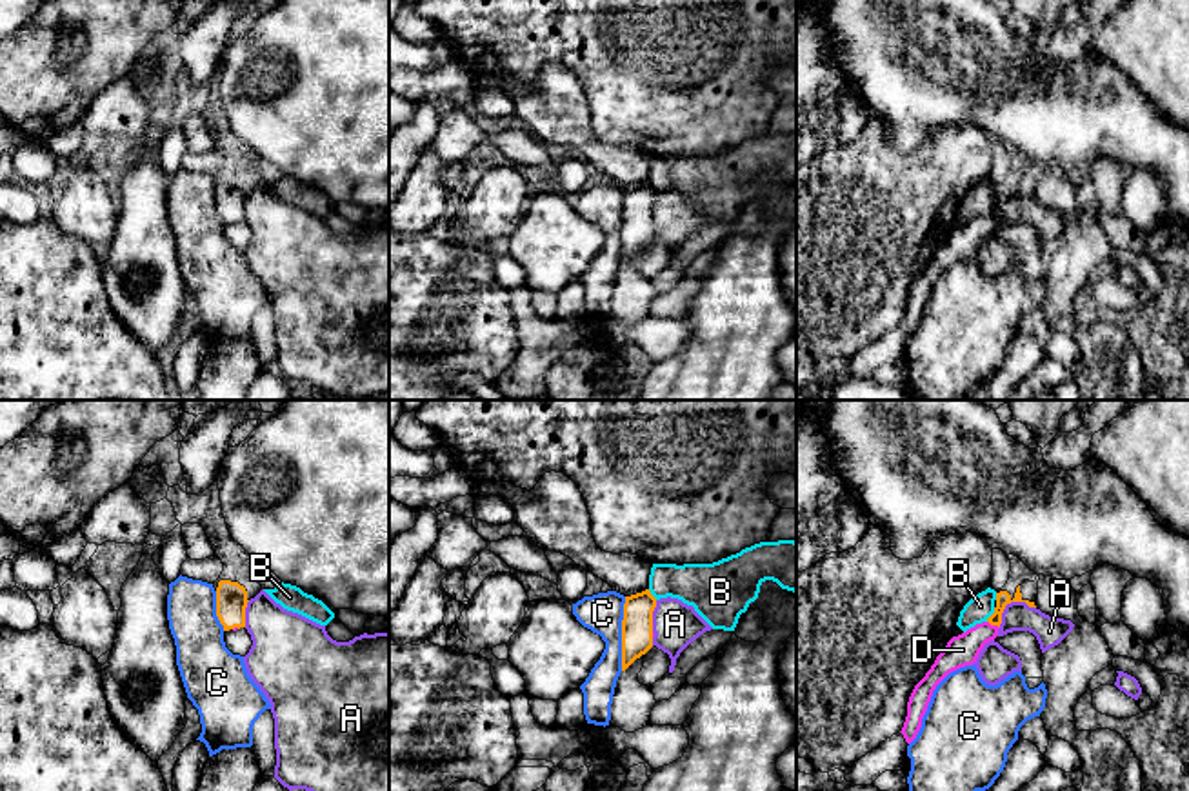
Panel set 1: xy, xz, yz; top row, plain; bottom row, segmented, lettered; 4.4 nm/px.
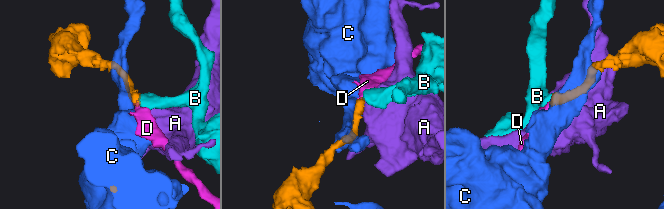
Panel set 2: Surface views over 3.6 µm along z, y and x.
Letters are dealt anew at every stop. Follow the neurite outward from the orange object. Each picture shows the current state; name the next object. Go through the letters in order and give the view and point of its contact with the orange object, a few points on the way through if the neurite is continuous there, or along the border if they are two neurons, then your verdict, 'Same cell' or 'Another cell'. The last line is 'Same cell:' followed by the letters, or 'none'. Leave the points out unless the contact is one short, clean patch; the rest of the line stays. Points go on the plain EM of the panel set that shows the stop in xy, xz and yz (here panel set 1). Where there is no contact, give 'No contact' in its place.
A: Touches orange at yz (1009, 195). Another cell
B: Touches orange at yz (991, 208). Boundary: yz (995, 200), (986, 213). Another cell
C: Touches orange at xz (622, 226). Another cell
D: Touches orange at yz (993, 217). Path across: yz (1002, 191), (993, 217), (962, 242). Same cell
Same cell: D

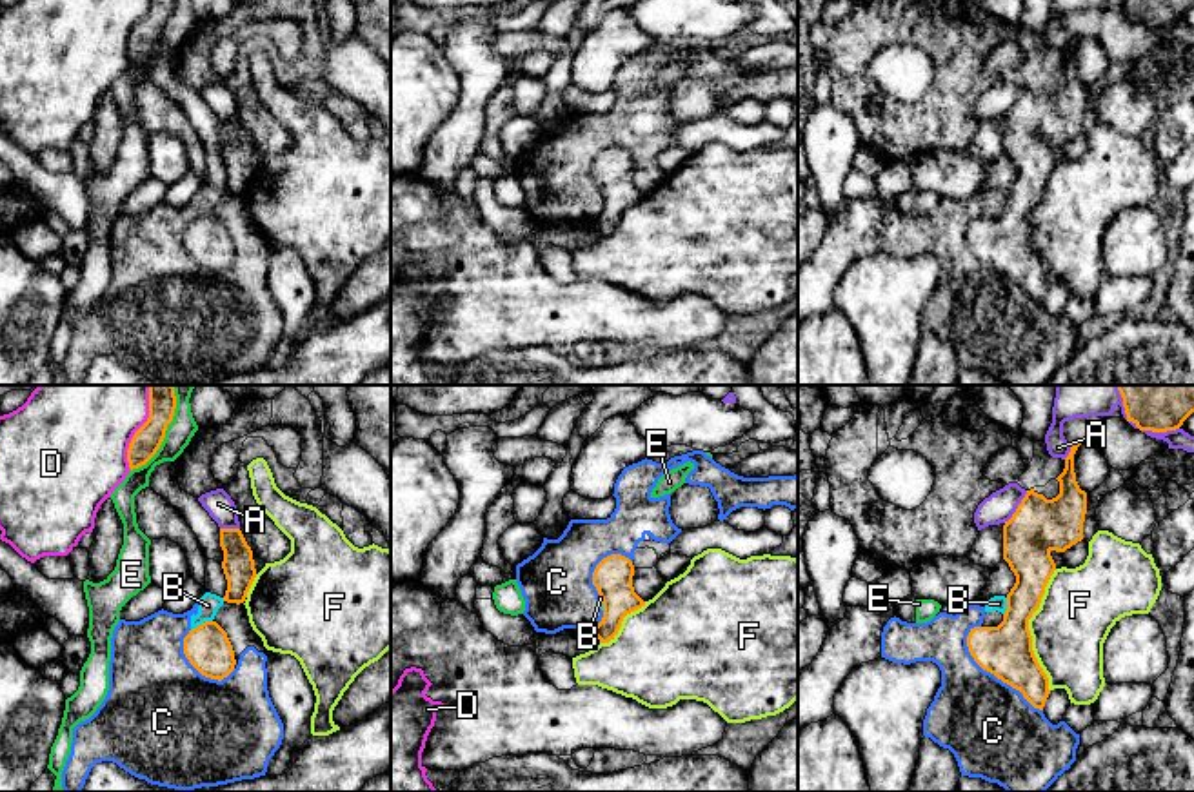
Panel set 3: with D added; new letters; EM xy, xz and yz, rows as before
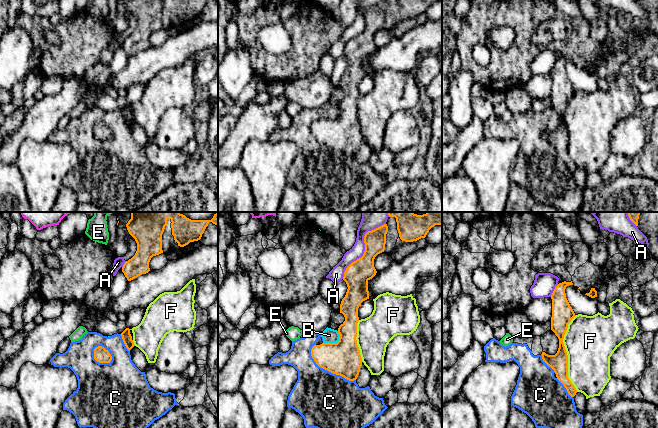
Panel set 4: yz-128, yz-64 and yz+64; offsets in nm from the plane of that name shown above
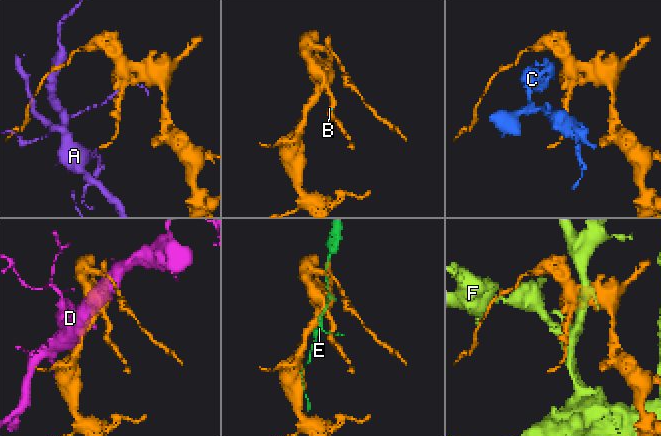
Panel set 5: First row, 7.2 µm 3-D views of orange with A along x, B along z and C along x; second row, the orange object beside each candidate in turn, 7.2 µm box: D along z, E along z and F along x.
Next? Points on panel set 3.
A: Touches orange at yz (1160, 24). Another cell
B: Touches orange at xy (200, 218). Boundary: xy (211, 213), (191, 224). Another cell
C: Touches orange at yz (993, 266). Another cell
D: Touches orange at xy (133, 31). Another cell
E: Touches orange at xy (162, 33). Another cell
F: Touches orange at yz (1029, 224). Another cell
Same cell: none

